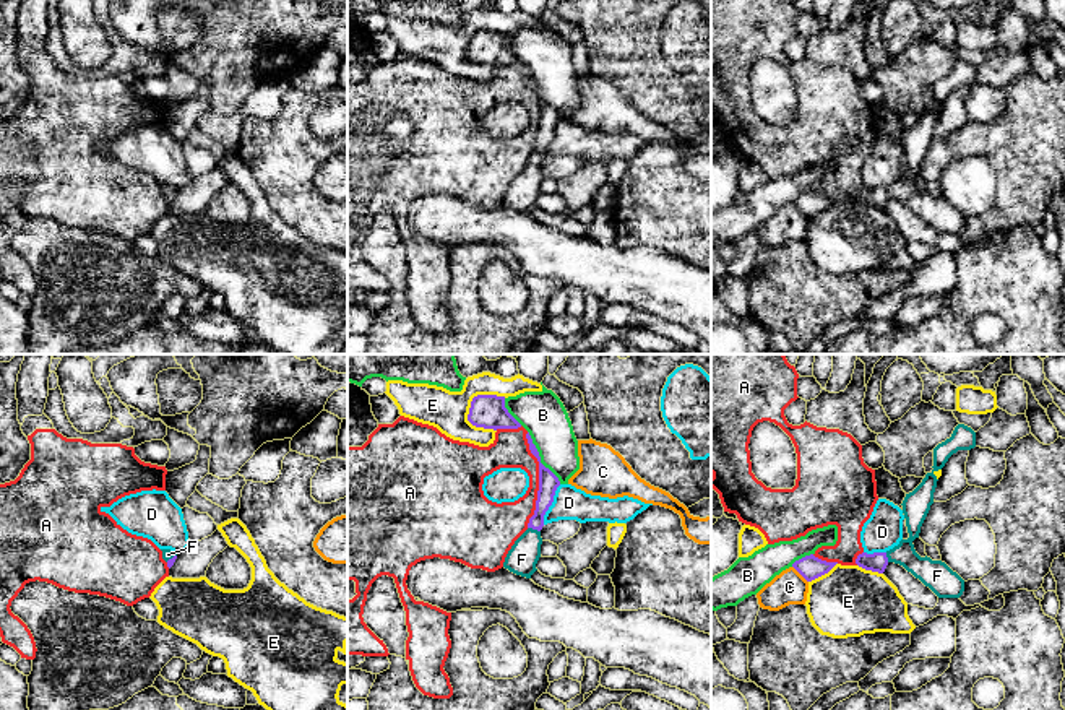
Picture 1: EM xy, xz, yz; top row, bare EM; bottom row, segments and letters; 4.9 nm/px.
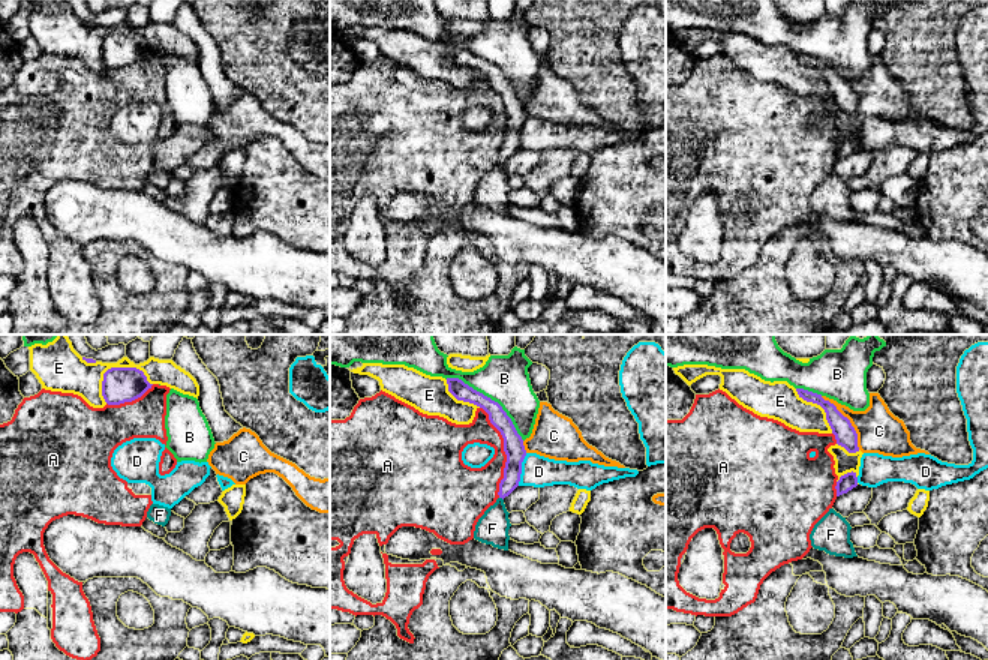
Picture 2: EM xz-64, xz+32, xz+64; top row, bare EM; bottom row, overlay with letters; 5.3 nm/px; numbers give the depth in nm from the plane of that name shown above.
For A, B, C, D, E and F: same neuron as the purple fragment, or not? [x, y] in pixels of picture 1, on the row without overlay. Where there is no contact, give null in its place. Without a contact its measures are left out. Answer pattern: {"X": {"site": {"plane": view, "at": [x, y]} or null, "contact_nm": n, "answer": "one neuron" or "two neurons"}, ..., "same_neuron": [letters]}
{"A": {"site": {"plane": "xz", "at": [539, 116]}, "contact_nm": 480, "answer": "two neurons"}, "B": {"site": {"plane": "xz", "at": [539, 93]}, "contact_nm": 300, "answer": "two neurons"}, "C": {"site": {"plane": "yz", "at": [799, 208]}, "contact_nm": 120, "answer": "two neurons"}, "D": {"site": {"plane": "xz", "at": [551, 140]}, "contact_nm": 220, "answer": "two neurons"}, "E": {"site": {"plane": "xz", "at": [478, 31]}, "contact_nm": 240, "answer": "two neurons"}, "F": {"site": {"plane": "xz", "at": [534, 164]}, "contact_nm": 70, "answer": "one neuron"}, "same_neuron": ["F"]}

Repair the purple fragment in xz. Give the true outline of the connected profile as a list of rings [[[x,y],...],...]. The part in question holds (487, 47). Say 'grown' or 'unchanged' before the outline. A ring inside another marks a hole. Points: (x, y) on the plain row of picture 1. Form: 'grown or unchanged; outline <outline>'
unchanged; outline [[[477,31],[471,37],[468,57],[484,65],[518,65],[521,60],[505,44],[505,32]]]

